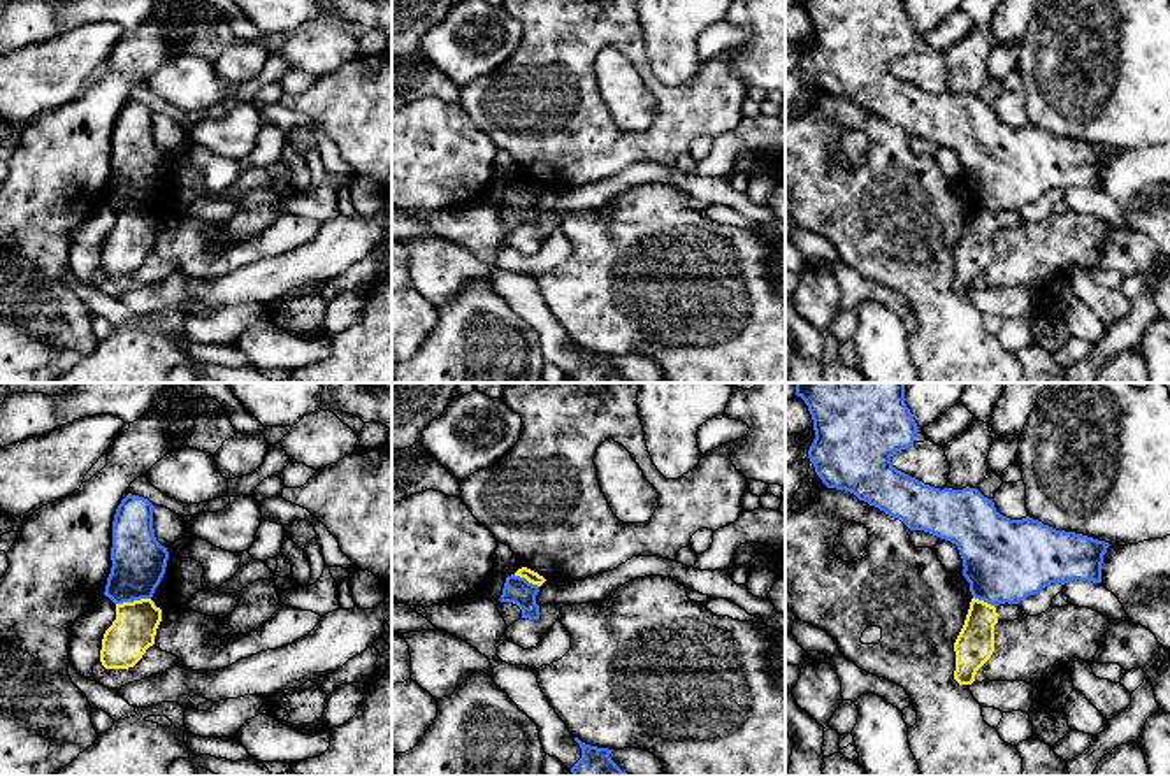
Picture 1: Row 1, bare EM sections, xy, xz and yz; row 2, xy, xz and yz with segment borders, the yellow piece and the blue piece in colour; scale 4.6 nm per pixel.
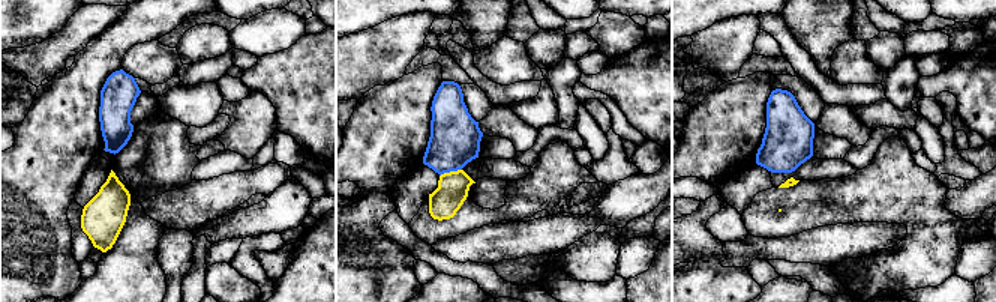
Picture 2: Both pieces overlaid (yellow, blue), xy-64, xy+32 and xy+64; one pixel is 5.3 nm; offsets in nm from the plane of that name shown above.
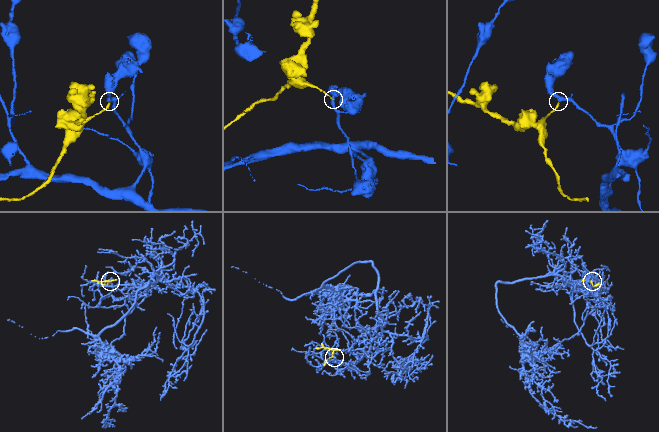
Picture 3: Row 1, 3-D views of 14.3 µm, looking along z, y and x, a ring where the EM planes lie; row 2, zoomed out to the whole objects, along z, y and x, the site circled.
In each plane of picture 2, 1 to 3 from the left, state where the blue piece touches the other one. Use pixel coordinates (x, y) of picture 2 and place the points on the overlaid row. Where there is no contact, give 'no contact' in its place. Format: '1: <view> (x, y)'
1: no contact
2: xy+32 (450, 172)
3: no contact

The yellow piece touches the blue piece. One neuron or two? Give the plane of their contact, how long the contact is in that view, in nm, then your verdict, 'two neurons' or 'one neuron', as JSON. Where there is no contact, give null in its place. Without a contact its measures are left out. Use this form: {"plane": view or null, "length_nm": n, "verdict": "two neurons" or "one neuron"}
{"plane": "xy", "length_nm": 160, "verdict": "two neurons"}

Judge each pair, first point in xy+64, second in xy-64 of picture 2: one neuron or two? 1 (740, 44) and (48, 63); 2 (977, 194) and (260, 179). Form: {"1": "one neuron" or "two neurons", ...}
{"1": "one neuron", "2": "two neurons"}

